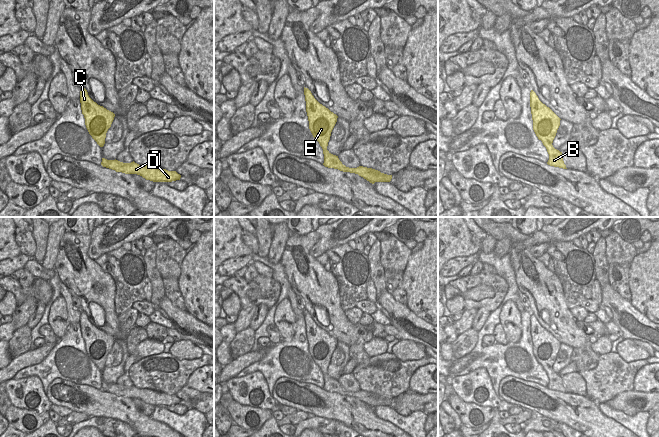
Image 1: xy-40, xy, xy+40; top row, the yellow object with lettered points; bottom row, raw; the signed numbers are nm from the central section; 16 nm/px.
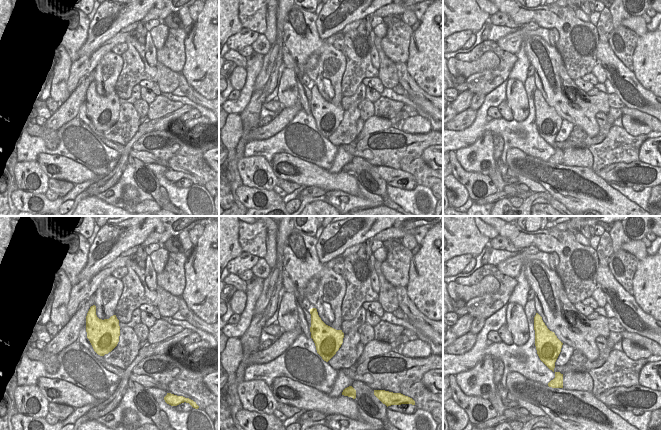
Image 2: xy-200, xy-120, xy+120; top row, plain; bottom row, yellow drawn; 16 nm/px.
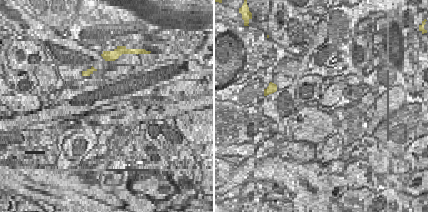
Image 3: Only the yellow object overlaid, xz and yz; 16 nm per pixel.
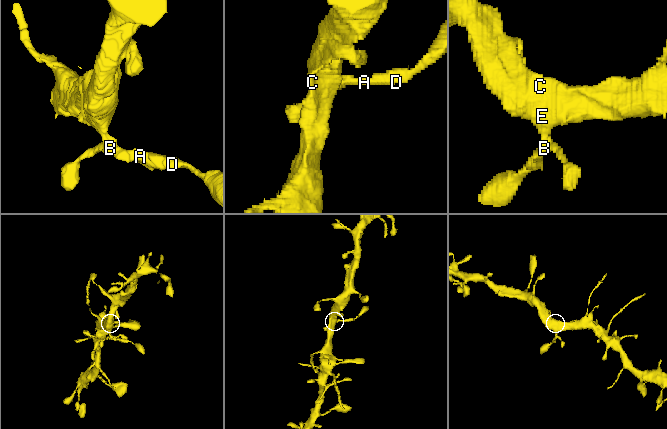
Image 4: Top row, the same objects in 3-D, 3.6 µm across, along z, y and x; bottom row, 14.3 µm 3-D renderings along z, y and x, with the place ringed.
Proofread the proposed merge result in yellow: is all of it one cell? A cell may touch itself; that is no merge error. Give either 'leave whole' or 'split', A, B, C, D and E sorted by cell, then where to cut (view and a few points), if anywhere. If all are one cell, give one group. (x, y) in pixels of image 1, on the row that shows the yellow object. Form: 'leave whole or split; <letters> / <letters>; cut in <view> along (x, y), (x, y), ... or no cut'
leave whole; A B C D E; no cut

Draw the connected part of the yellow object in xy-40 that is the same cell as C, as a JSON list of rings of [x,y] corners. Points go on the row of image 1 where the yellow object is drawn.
[[[81,87],[80,91],[80,103],[89,134],[100,147],[103,147],[115,114],[94,102],[84,87]]]

